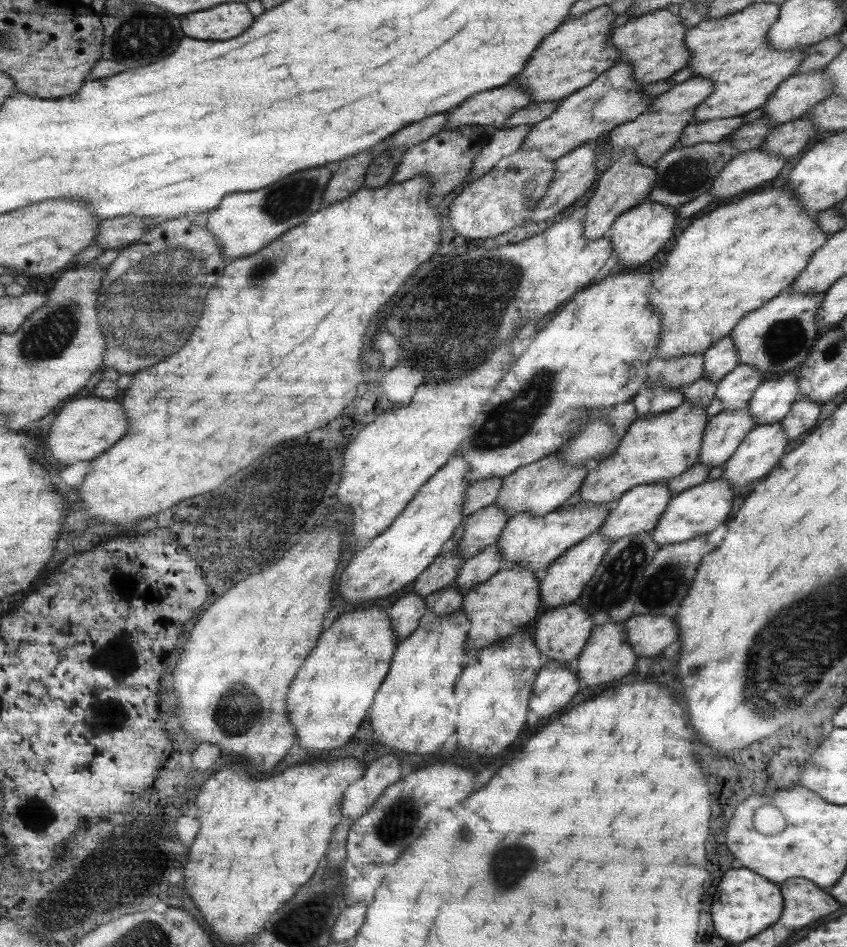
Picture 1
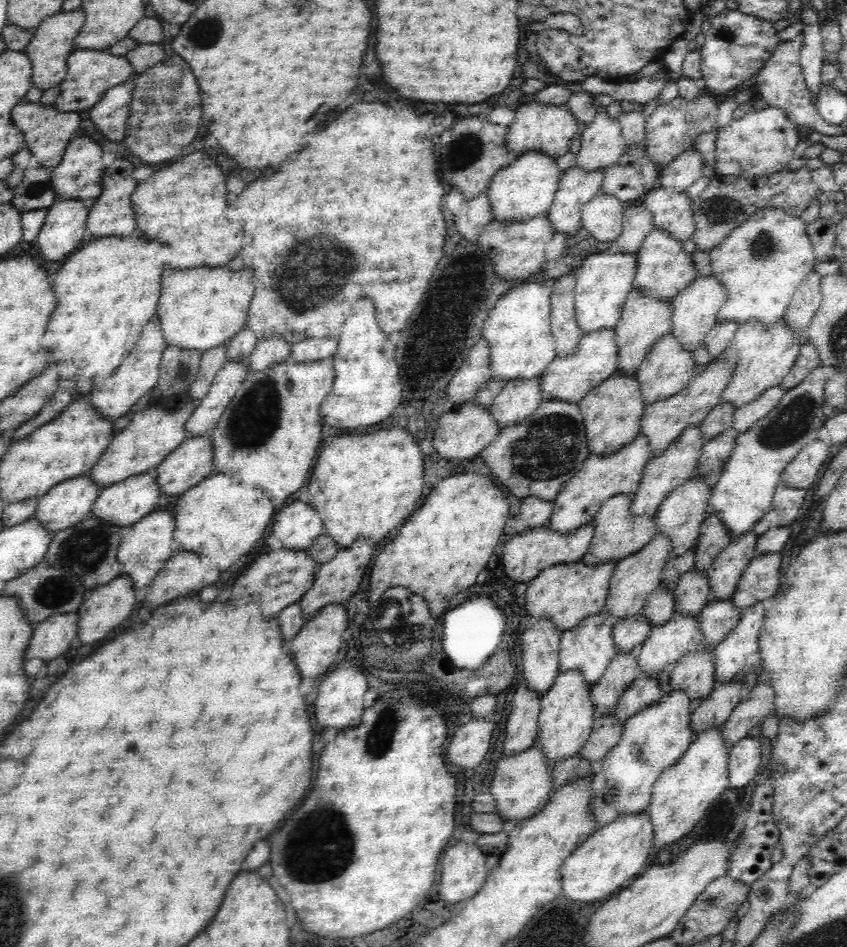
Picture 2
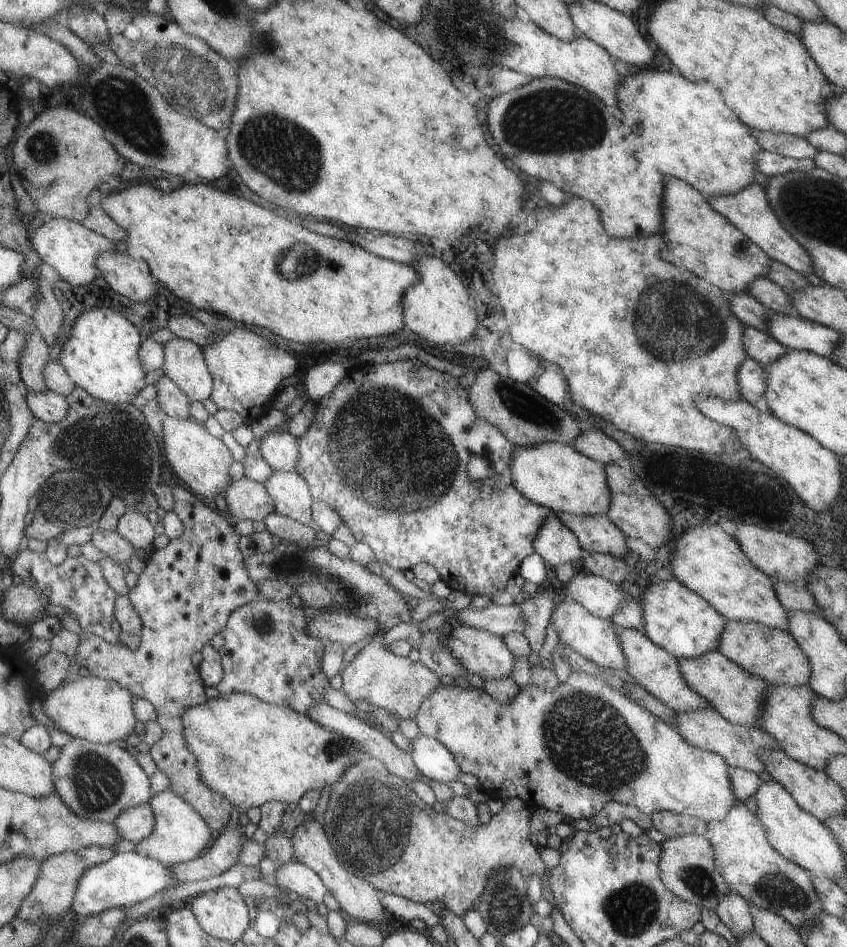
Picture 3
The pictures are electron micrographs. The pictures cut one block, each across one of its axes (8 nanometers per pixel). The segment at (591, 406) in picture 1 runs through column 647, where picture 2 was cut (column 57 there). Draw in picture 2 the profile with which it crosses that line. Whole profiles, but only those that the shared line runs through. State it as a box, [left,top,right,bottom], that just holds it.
[44,236,166,380]

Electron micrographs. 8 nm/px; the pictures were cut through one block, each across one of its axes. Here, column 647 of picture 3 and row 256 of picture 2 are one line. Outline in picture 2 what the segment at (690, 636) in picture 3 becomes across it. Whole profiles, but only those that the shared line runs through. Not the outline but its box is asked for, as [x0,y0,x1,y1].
[574,251,638,334]

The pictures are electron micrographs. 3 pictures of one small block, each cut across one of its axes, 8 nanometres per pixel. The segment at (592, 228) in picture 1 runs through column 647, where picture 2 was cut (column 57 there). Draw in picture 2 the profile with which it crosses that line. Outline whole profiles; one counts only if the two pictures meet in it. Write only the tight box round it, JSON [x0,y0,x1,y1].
[50,132,105,203]

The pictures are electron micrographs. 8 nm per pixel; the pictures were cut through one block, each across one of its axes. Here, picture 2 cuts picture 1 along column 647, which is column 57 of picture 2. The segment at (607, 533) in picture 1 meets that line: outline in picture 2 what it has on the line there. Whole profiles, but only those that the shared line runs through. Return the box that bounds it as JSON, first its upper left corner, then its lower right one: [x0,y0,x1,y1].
[35,473,101,533]

